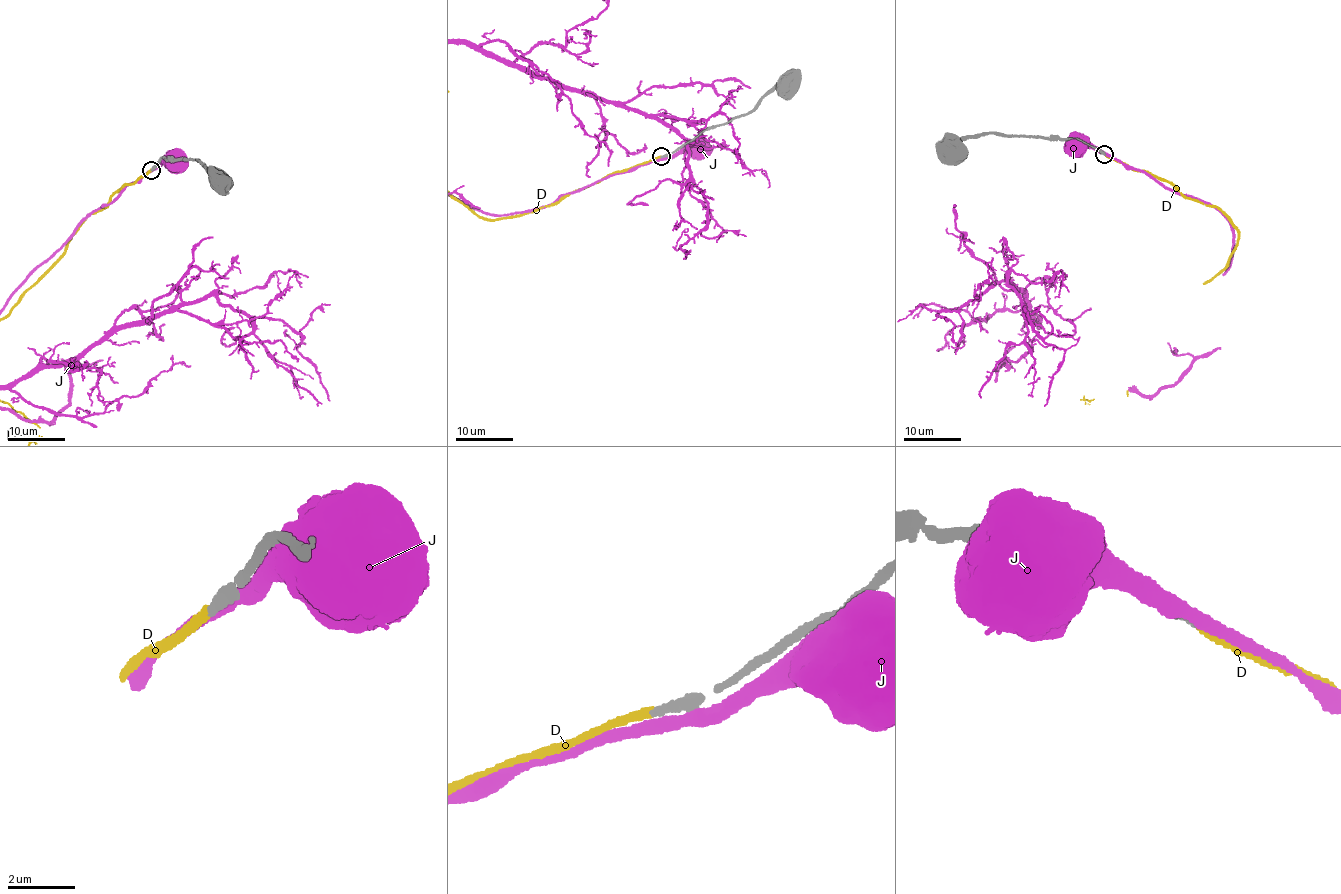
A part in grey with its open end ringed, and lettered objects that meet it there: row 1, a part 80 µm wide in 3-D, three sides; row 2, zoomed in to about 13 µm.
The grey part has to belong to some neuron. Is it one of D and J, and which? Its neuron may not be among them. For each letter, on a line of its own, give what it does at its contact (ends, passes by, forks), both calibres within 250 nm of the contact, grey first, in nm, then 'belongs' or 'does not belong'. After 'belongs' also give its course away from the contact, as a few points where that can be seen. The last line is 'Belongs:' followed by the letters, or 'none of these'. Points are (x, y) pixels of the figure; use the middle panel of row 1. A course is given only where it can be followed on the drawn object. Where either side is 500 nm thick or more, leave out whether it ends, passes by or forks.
D: it ends; calibres 320 and 260 nm; belongs
J: it passes by; calibres 440 and 400 nm; does not belong
Belongs: D

